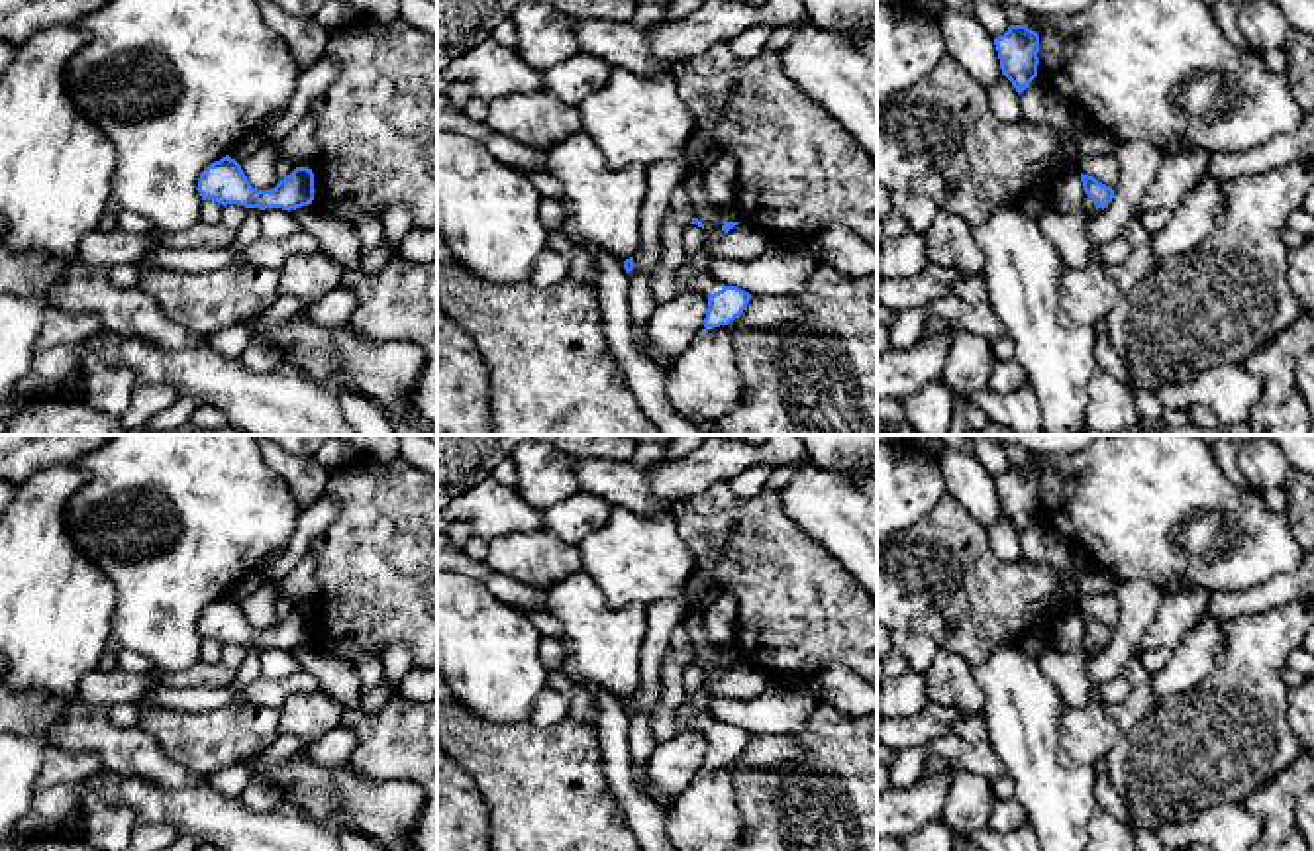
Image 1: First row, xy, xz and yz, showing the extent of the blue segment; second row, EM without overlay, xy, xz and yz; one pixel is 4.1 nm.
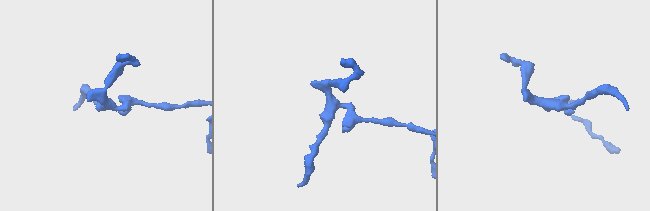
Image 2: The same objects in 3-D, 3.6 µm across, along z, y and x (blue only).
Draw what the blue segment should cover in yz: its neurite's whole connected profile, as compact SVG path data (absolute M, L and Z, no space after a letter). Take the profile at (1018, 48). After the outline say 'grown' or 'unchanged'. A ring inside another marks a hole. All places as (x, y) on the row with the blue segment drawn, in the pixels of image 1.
M1010 25L1008 31L994 39L1002 75L1022 94L1037 76L1039 35L1024 25Z | unchanged

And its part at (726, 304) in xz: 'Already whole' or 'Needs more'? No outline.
Needs more

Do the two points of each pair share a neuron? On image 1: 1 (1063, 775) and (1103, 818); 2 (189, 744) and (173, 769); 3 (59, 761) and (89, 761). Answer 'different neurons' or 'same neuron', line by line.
1: different neurons
2: different neurons
3: same neuron

